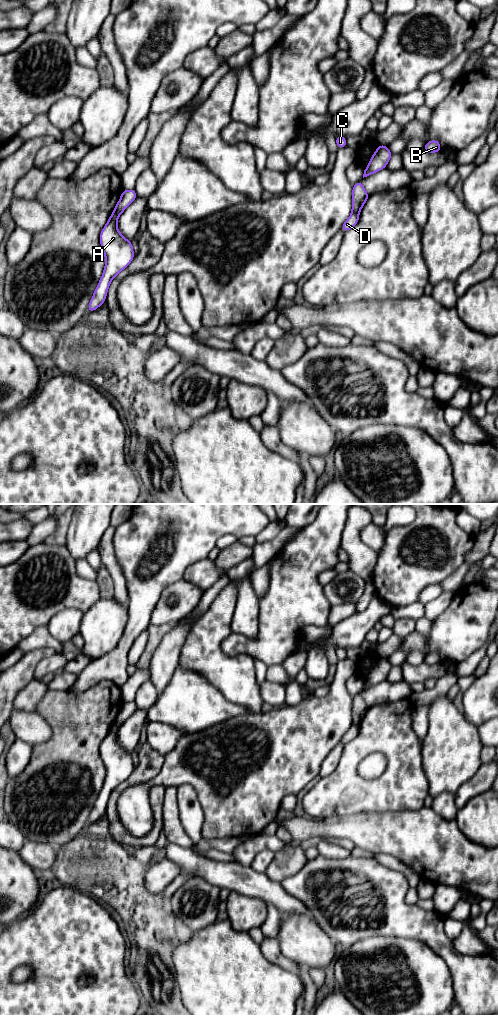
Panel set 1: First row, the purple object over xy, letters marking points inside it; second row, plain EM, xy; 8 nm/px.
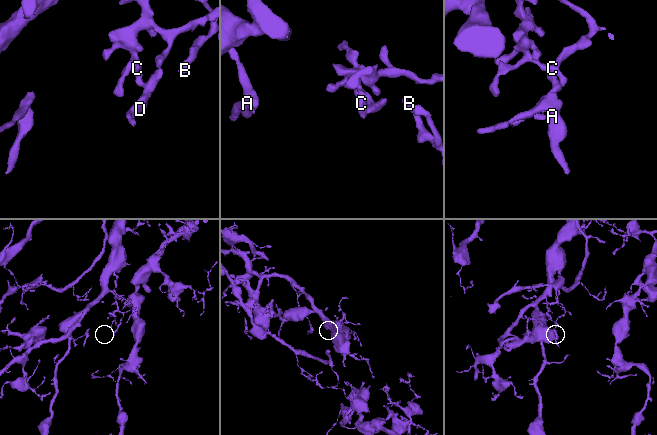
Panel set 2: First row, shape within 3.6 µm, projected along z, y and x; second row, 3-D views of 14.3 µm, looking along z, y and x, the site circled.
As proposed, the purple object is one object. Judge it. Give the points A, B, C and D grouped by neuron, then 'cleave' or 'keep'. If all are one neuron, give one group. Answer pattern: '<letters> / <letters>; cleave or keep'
A / B C D; cleave

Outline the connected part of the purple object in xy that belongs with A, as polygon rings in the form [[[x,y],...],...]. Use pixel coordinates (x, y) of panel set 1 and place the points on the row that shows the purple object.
[[[117,219],[108,220],[100,233],[100,243],[106,263],[103,275],[89,303],[87,312],[96,310],[106,300],[112,279],[125,269],[134,258],[132,242],[123,237],[117,228]]]

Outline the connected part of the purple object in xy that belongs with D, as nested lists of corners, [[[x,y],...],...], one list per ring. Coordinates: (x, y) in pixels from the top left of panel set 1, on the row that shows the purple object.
[[[361,180],[358,181],[353,186],[352,192],[352,213],[350,217],[344,222],[341,231],[345,232],[353,228],[358,220],[359,220],[359,213],[365,202],[368,200],[368,194],[361,184]]]

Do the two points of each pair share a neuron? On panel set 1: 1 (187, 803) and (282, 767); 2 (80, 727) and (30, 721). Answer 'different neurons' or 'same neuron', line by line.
1: different neurons
2: different neurons

